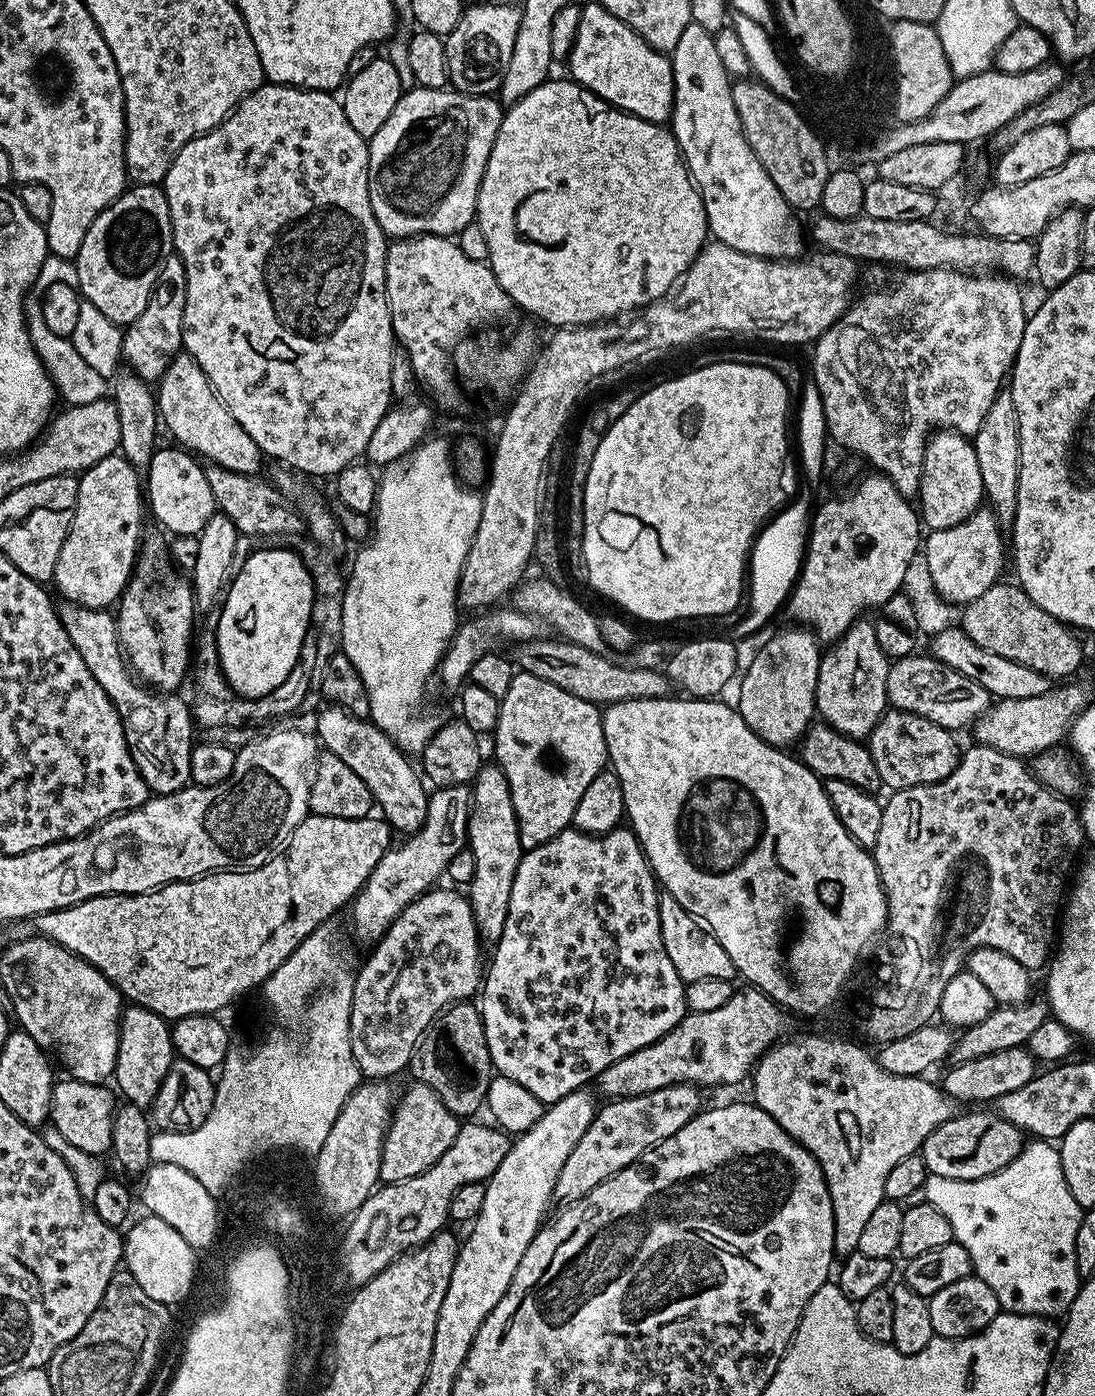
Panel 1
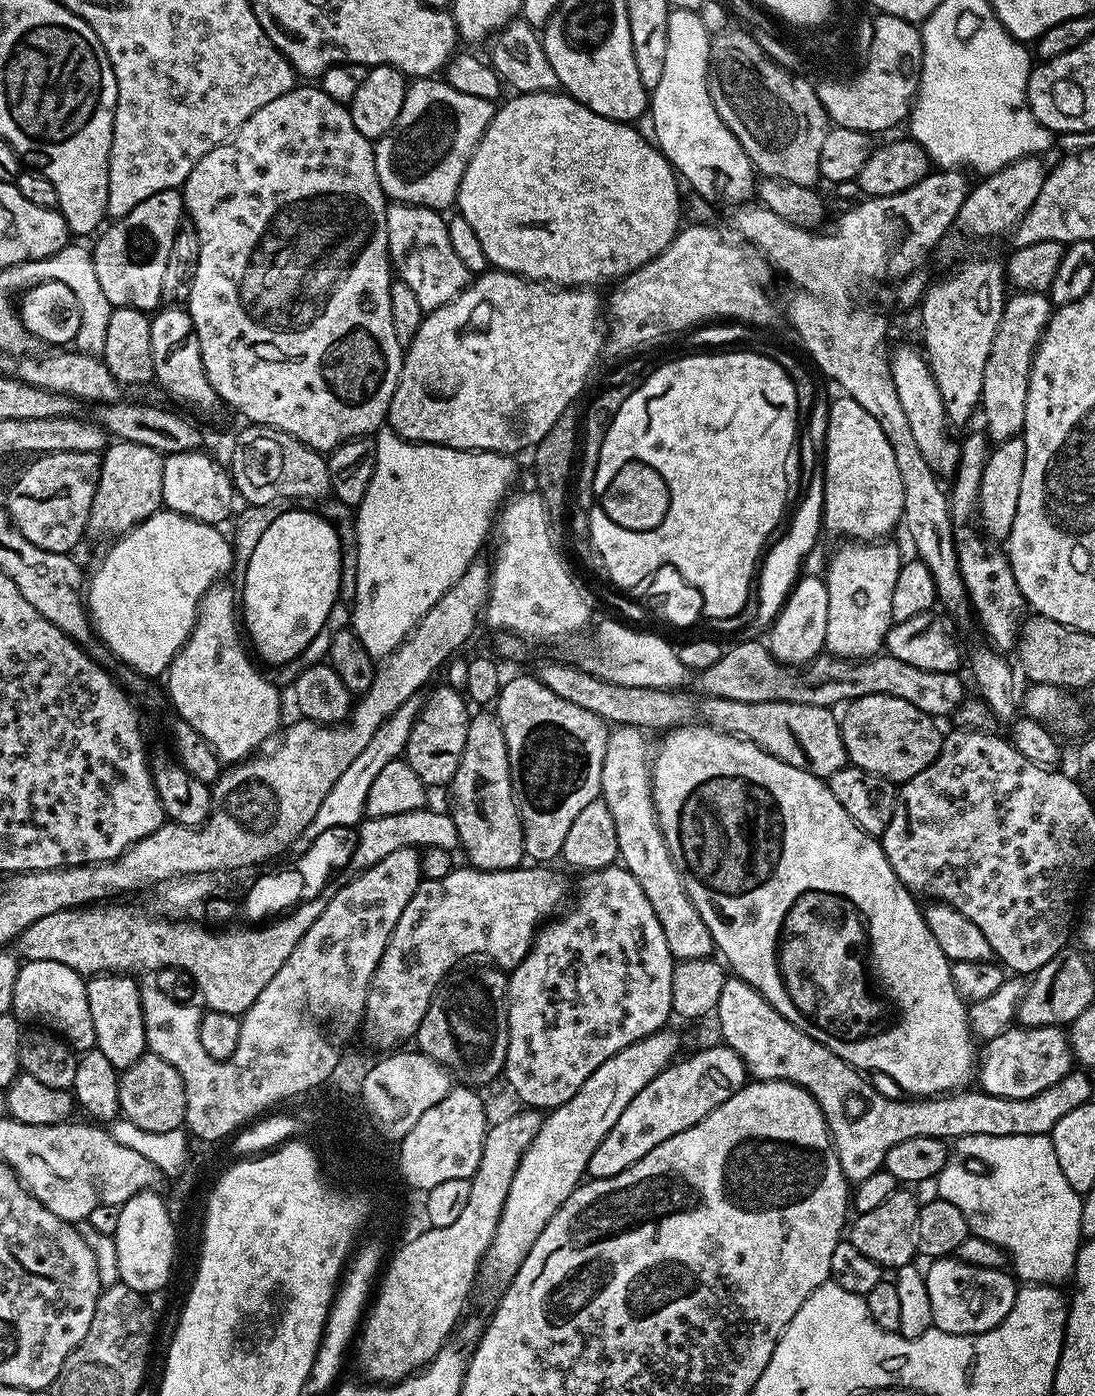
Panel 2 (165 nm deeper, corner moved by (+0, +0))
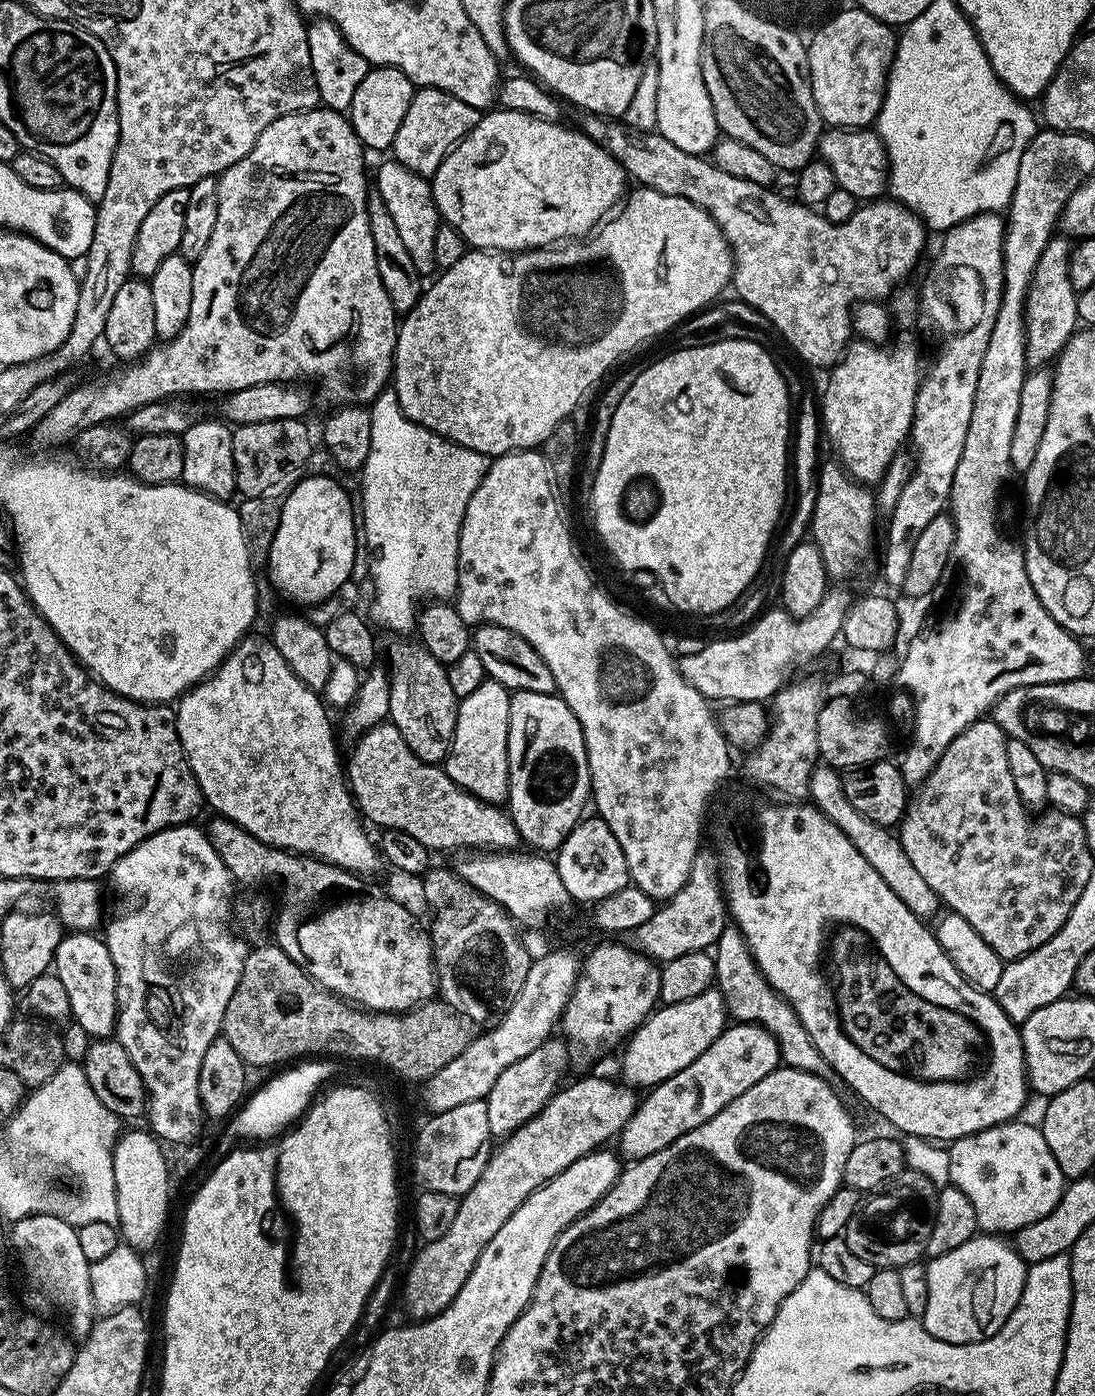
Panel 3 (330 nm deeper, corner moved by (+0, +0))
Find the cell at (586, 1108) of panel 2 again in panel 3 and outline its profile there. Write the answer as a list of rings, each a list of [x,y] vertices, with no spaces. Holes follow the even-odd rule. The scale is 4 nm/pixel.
[[[712,986],[689,1001],[657,1007],[632,1033],[623,1049],[625,1050],[623,1083],[637,1089],[651,1090],[666,1078],[678,1074],[678,1070],[686,1070],[686,1066],[690,1066],[690,1062],[694,1062],[698,1054],[707,1050],[724,1033],[728,1019],[724,995]]]

